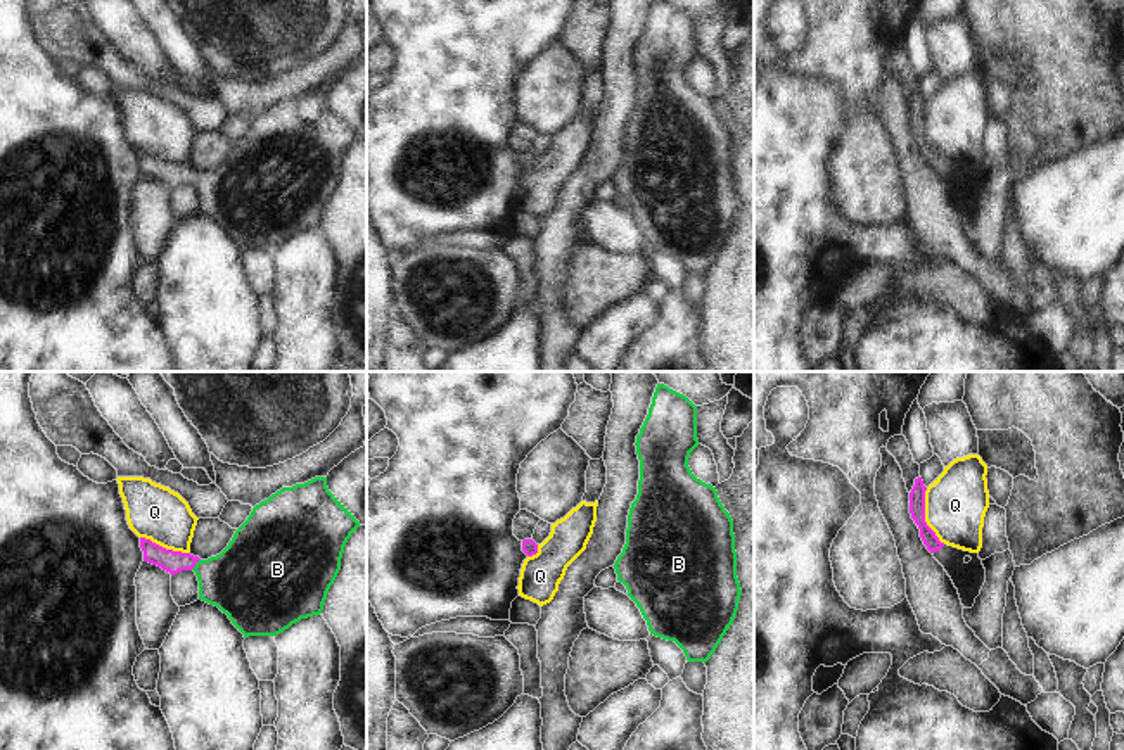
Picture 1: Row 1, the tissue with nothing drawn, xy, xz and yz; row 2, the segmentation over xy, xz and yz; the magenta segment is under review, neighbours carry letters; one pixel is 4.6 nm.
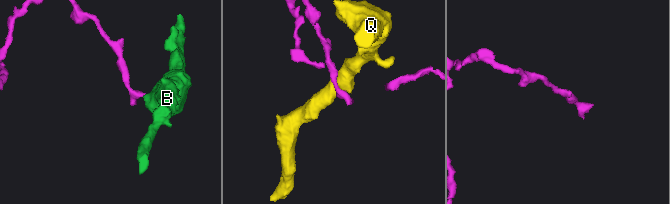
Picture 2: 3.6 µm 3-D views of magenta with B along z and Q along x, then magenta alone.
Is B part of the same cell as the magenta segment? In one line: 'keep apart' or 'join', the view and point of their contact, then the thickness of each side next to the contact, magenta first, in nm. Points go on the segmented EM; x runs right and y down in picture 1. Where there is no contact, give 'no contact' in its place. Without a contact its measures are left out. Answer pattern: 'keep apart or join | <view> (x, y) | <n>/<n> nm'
join | xy (196, 562) | 110/360 nm

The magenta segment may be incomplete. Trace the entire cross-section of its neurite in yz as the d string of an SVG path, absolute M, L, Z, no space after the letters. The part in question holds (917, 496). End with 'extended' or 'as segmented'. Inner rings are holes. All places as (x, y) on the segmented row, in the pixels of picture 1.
M922 477L915 479L910 493L910 513L920 529L920 537L930 553L942 550L944 543L939 541L936 532L925 522L925 491Z | as segmented

